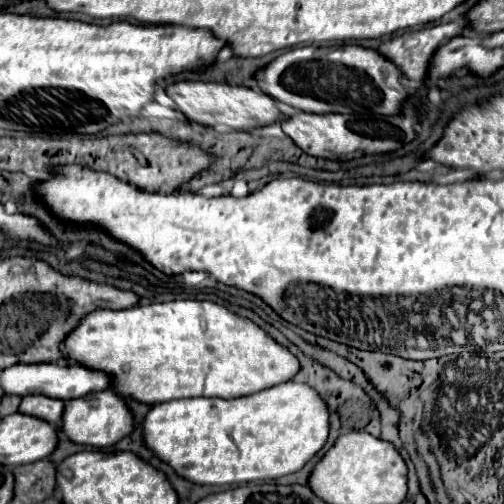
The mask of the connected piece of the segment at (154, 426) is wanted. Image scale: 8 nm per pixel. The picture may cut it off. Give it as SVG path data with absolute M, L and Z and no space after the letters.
M286 381L236 399L178 399L154 405L142 423L144 445L180 477L198 485L276 479L302 469L328 439L328 409L318 393Z

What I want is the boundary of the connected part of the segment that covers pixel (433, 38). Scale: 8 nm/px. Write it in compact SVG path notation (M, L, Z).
M466 21L406 31L380 43L378 53L384 53L402 71L404 77L412 81L424 81L432 53L452 37L464 33L464 29Z

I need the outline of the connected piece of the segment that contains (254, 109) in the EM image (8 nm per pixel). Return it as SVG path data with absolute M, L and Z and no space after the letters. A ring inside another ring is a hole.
M178 81L166 87L166 95L176 103L176 109L190 121L204 127L226 125L230 129L256 129L282 119L276 109L276 101L258 89L228 83L204 83L204 81Z

